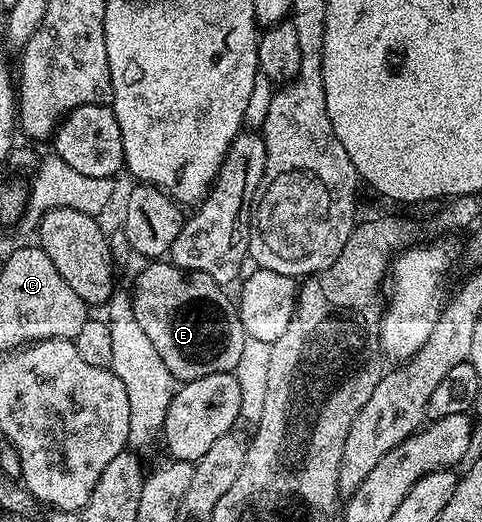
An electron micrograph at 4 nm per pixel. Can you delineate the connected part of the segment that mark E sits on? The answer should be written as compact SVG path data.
M171 262L149 264L152 264L149 268L141 270L136 280L136 289L131 289L130 299L134 318L138 318L138 326L142 326L146 338L150 338L154 350L158 350L158 358L166 362L166 370L170 370L177 382L206 378L206 374L235 372L246 339L237 301L233 297L231 300L224 293L227 291L222 285L214 282L214 278L204 272L187 272L185 268L178 268Z

